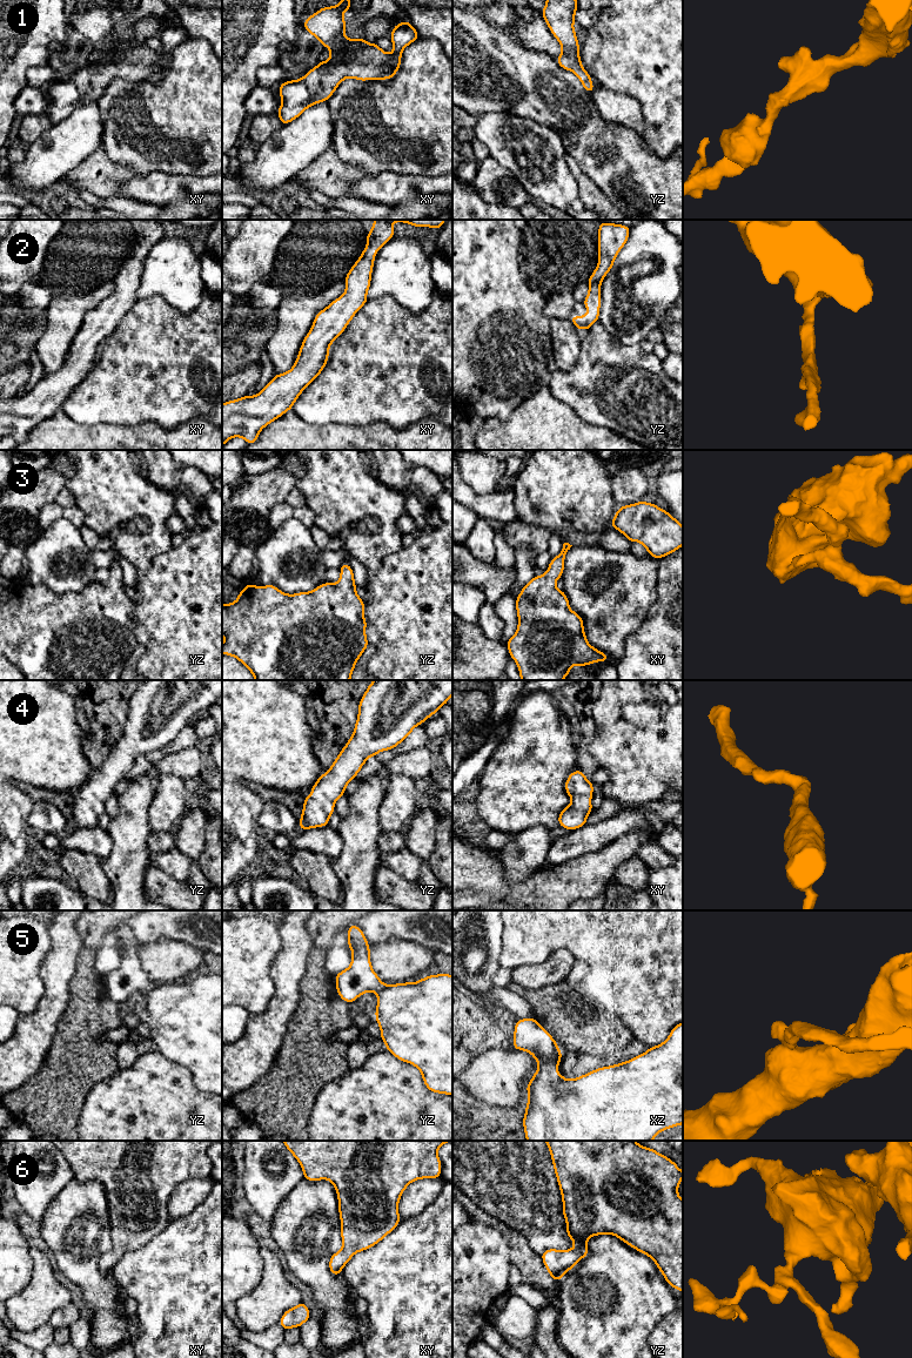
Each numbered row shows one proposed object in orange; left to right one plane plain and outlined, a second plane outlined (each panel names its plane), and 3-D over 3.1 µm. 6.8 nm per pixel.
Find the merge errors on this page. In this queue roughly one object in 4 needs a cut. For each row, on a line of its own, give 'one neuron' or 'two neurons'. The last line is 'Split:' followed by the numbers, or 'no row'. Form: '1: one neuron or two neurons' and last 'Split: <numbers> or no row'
1: one neuron
2: one neuron
3: one neuron
4: one neuron
5: one neuron
6: one neuron
Split: no row

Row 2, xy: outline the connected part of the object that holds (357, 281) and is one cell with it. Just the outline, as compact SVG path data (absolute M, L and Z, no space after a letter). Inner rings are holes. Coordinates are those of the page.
M445 220L374 221L364 250L344 278L344 294L314 317L294 367L275 375L257 395L222 404L222 446L233 437L241 437L248 444L255 443L261 430L291 410L302 391L321 374L328 362L330 344L368 301L375 255L394 237L394 222L440 229Z

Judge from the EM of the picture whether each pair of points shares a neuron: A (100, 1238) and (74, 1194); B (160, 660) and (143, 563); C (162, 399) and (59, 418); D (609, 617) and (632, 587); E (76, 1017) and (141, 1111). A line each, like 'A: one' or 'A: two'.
A: one
B: two
C: two
D: one
E: two

